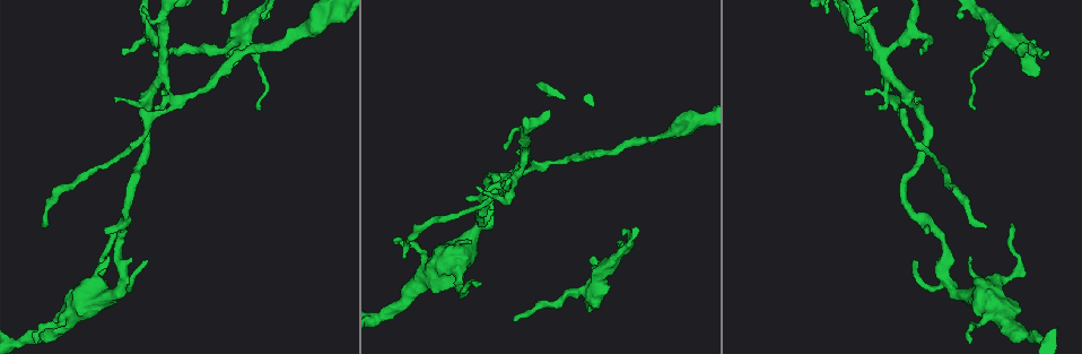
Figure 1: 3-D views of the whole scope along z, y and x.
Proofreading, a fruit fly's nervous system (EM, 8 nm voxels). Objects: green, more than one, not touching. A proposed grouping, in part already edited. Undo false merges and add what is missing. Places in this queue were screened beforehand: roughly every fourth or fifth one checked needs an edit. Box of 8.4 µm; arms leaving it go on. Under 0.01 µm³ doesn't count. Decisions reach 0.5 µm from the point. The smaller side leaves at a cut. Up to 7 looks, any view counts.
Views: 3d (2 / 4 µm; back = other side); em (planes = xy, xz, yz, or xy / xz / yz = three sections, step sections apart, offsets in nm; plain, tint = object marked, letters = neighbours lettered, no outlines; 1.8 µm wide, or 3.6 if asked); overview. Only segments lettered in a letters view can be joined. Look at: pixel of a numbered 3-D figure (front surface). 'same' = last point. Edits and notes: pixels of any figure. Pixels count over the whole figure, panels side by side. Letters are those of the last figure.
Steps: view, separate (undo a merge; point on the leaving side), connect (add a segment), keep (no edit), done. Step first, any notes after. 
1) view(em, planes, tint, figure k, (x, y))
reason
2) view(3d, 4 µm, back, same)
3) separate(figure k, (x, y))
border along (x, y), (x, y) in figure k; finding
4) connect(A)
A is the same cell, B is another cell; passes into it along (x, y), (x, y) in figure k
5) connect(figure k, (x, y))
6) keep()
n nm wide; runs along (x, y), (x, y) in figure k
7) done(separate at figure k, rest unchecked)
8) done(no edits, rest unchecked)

view(em, planes, plain, figure 1, (108, 258))
an open end

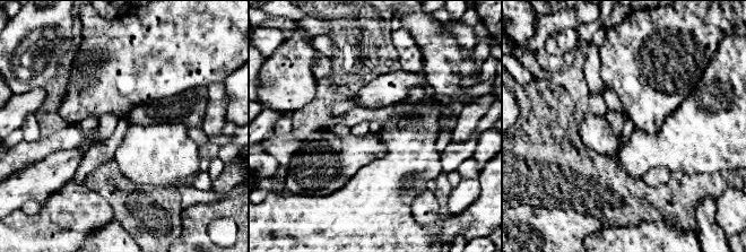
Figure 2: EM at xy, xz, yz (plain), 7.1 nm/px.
view(em, planes, letters, same)

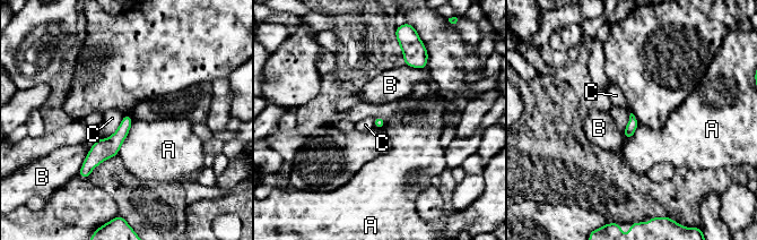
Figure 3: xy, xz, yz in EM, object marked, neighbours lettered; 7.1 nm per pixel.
keep()
A, B and C are other cells; border along (133, 121), (118, 154) in figure 3; no lettered segment goes on from it

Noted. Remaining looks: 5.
view(3d, 4 µm, figure 1, (54, 331))
sudden change in width

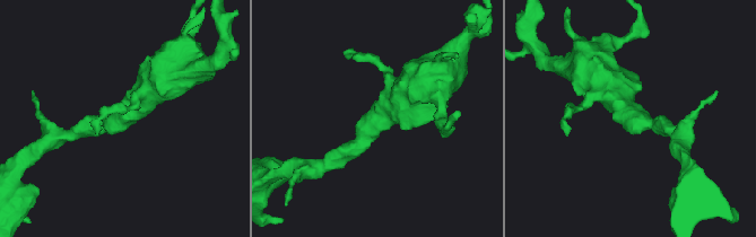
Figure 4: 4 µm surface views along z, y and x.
view(em, yz, step 16, tint, figure 4, (374, 119))
arms of 240, 550 nm

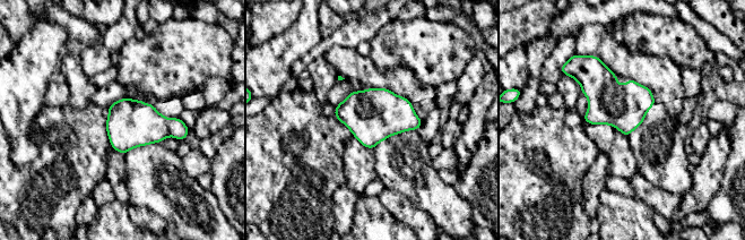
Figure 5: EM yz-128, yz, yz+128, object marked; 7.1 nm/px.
view(em, planes, letters, same)
cut it another way

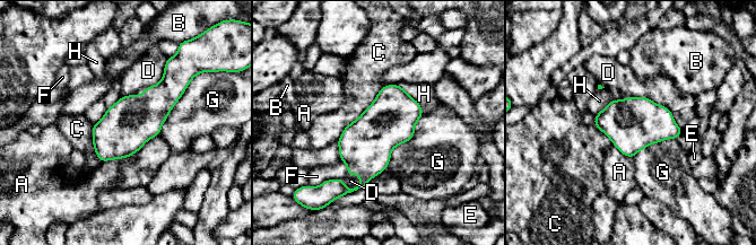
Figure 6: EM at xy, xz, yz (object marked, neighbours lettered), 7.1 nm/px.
keep()
360 nm wide; A, B, C, D, E, F, G and H are other cells; border along (423, 114), (385, 168) in figure 6; one neuron here

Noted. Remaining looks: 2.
view(em, 3.6 µm, planes, tint, figure 1, (884, 93))
narrows sharply

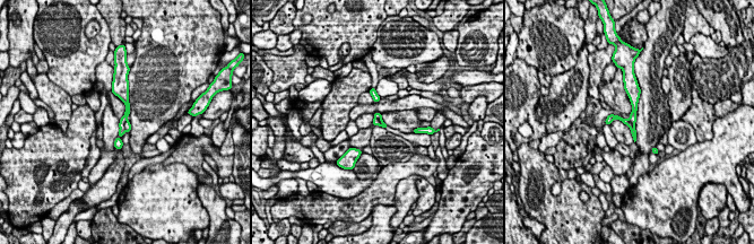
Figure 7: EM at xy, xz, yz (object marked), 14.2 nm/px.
view(em, 3.6 µm, planes, letters, same)
see the neighbours

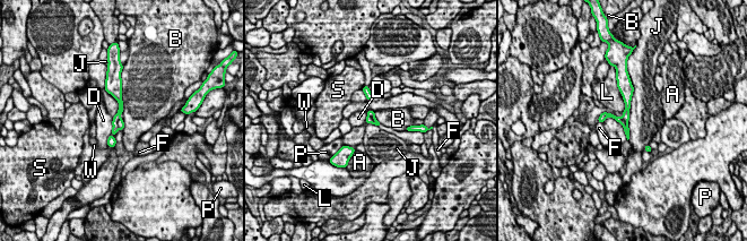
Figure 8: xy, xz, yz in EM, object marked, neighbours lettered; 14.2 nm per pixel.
separate(figure 8, (617, 119))
130 nm wide; A, B, D, F, J, L, P, S and W are other cells; the part that leaves runs along (599, 119), (613, 115), (623, 123) in figure 8; two neurons meet here

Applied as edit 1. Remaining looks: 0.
done(separate at figure 8, rest unchecked)

